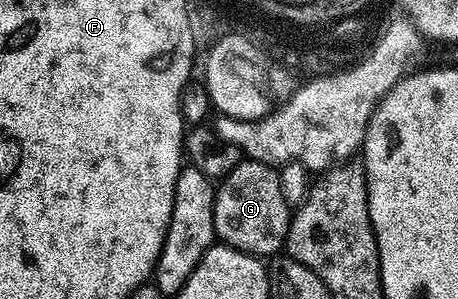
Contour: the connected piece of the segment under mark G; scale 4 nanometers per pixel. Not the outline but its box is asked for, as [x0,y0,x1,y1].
[215,160,292,256]

